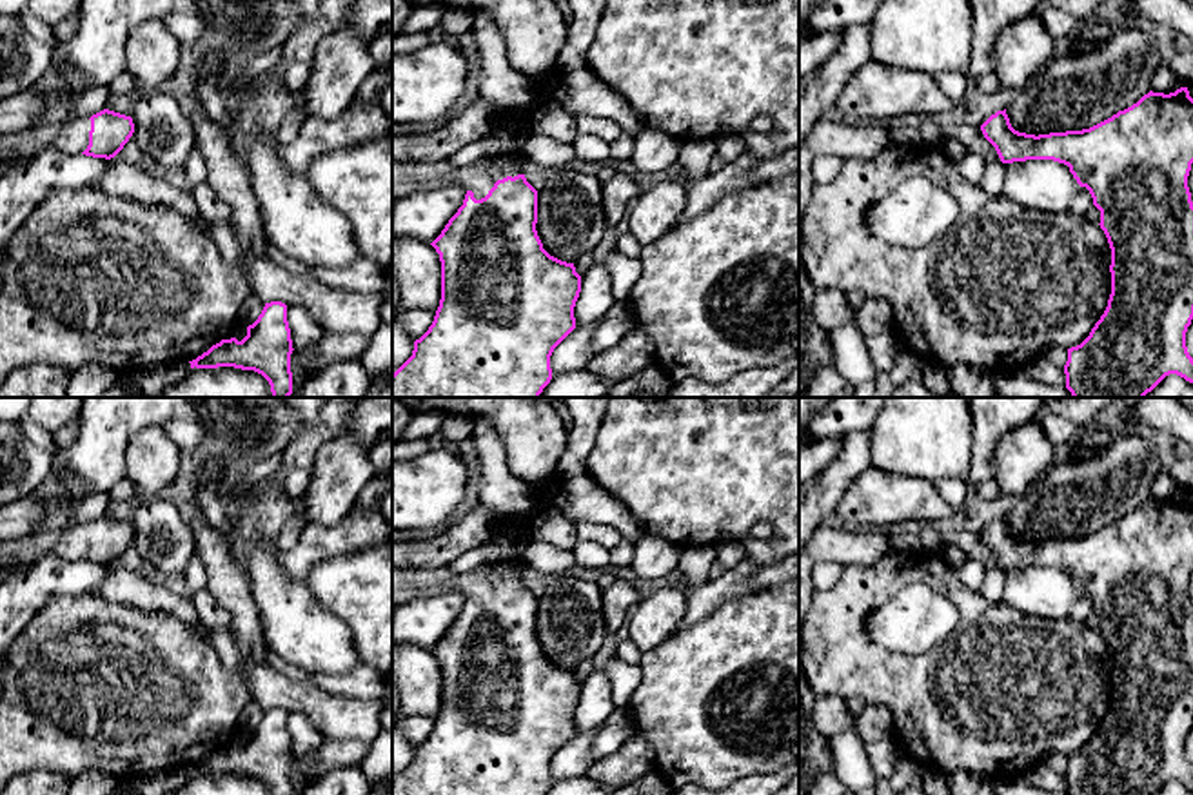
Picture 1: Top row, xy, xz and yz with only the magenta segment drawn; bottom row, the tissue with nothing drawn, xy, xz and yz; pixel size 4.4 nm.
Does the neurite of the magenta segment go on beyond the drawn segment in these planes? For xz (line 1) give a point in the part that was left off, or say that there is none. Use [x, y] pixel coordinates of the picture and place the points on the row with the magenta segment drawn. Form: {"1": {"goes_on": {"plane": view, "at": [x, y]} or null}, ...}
{"1": {"goes_on": {"plane": "xz", "at": [407, 176]}}}

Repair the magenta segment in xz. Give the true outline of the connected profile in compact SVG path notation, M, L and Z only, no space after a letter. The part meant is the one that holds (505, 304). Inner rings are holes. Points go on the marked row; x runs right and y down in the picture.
M521 154L483 158L468 165L392 162L392 200L419 189L463 185L463 205L430 243L441 261L441 299L412 356L392 374L392 398L539 398L552 379L550 356L576 329L581 276L574 263L550 256L537 236L537 191L527 182Z

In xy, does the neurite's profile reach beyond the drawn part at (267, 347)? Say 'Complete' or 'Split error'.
Complete

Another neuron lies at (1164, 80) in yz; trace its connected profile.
M1169 65L1158 67L1151 80L1151 91L1169 94L1175 93L1177 89L1180 89L1180 83L1171 67Z

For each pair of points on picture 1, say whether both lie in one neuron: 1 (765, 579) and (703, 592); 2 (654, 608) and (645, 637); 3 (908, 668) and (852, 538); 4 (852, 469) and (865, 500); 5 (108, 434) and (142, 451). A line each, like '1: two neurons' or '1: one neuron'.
1: one neuron
2: one neuron
3: two neurons
4: two neurons
5: two neurons

